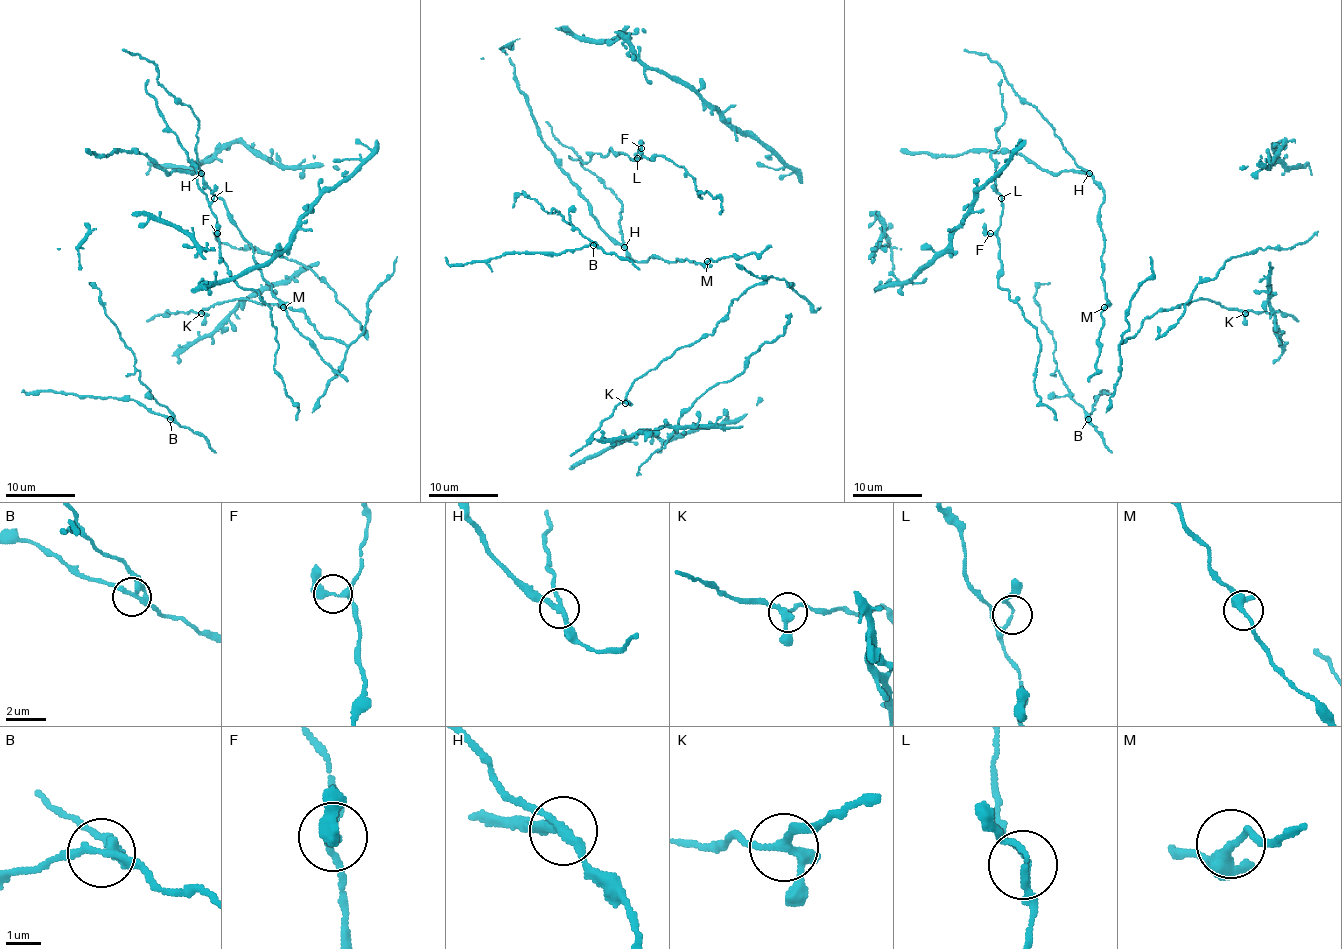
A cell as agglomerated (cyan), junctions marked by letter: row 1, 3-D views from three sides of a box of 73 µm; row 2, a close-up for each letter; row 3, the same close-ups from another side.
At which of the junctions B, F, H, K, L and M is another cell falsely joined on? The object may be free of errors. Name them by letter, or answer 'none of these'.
H

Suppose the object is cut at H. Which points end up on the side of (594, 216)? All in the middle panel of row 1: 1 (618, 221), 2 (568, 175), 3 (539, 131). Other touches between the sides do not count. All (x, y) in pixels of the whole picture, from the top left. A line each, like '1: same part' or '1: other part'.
1: other part
2: same part
3: same part

